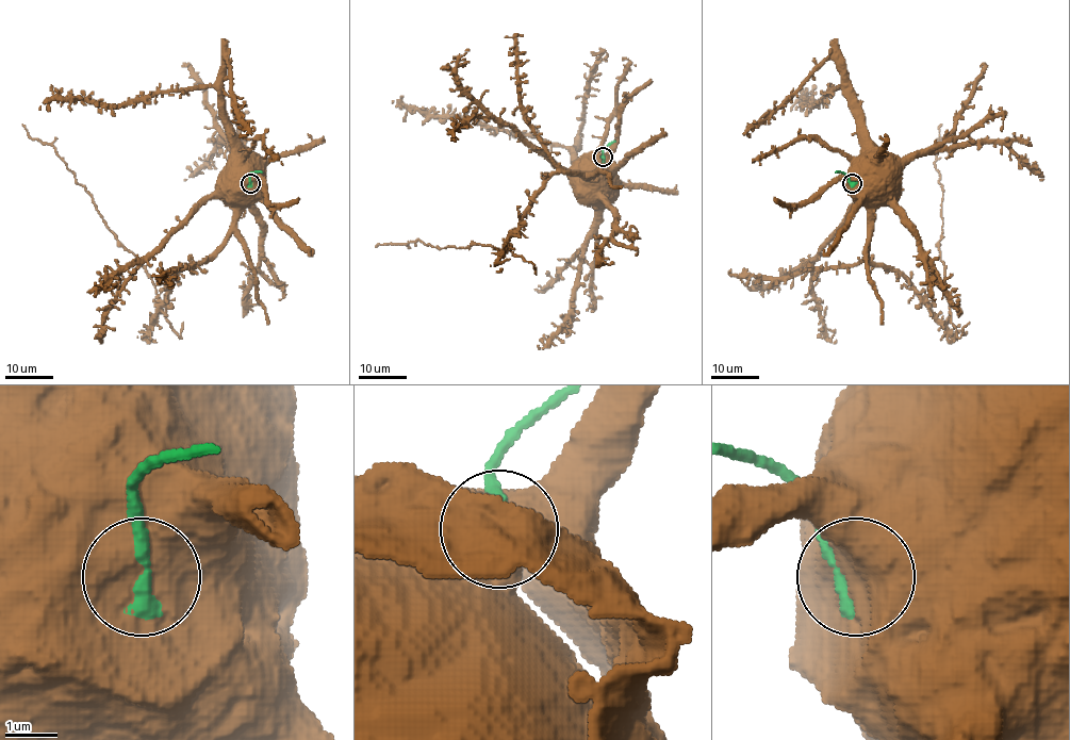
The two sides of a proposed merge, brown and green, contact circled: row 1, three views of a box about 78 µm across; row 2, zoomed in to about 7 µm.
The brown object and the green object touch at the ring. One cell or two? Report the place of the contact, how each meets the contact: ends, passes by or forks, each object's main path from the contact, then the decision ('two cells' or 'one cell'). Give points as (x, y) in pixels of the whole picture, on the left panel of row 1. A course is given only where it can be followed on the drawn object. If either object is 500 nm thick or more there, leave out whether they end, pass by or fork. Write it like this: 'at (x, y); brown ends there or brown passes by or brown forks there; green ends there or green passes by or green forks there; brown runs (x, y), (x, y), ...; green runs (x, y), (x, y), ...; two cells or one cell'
at (250, 183); brown runs (250, 183), (234, 228), (173, 280), (155, 321), (162, 305), (146, 268), (52, 146), (32, 138), (22, 124); green runs (250, 183), (249, 176), (252, 171), (262, 171); two cells

